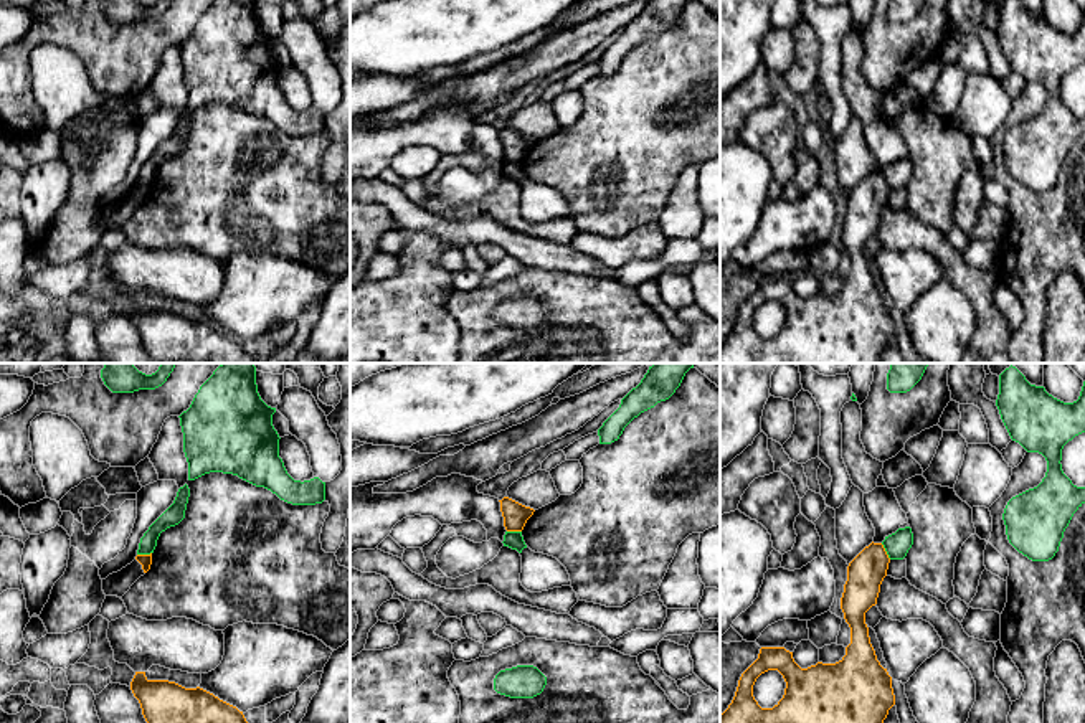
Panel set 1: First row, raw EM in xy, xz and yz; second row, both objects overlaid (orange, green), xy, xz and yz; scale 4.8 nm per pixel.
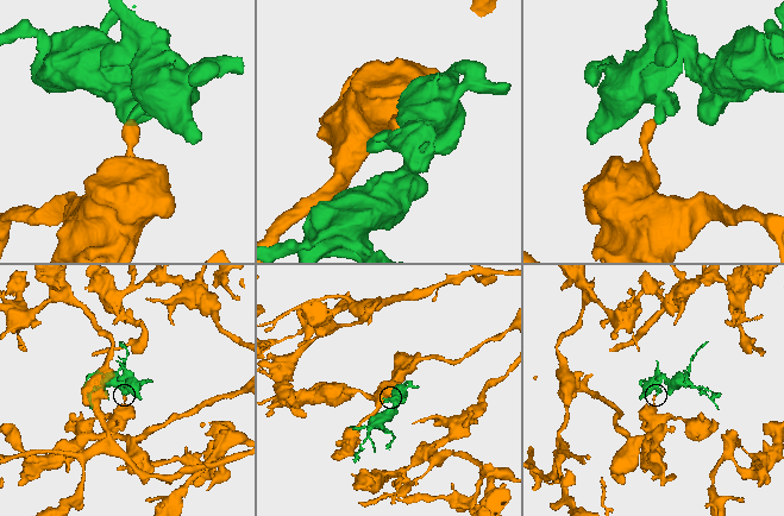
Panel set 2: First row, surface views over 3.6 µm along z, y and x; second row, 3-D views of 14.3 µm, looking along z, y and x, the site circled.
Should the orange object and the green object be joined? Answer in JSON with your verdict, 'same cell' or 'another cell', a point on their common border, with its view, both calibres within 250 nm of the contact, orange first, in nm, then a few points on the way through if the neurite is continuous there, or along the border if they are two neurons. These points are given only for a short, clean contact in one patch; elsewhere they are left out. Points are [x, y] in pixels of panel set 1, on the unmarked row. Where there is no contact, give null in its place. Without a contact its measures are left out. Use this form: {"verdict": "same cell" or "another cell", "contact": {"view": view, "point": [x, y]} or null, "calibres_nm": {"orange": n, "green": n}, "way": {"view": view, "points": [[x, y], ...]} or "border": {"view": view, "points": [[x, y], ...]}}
{"verdict": "another cell", "contact": {"view": "yz", "point": [886, 182]}, "calibres_nm": {"orange": 180, "green": 120}, "border": {"view": "yz", "points": [[881, 174], [890, 189]]}}

